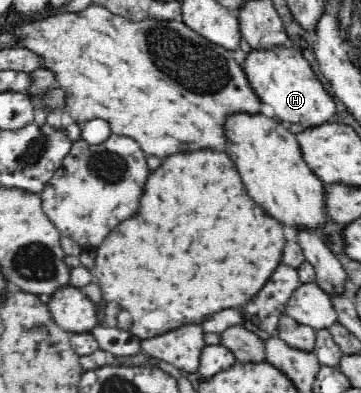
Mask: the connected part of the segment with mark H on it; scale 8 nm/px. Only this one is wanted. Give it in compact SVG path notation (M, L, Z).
M285 46L274 48L272 51L252 49L247 53L246 61L242 64L248 73L248 79L257 90L257 95L265 105L273 107L277 120L297 123L307 128L323 126L331 123L331 118L337 114L337 102L327 92L327 88L317 79L309 62L298 48Z

